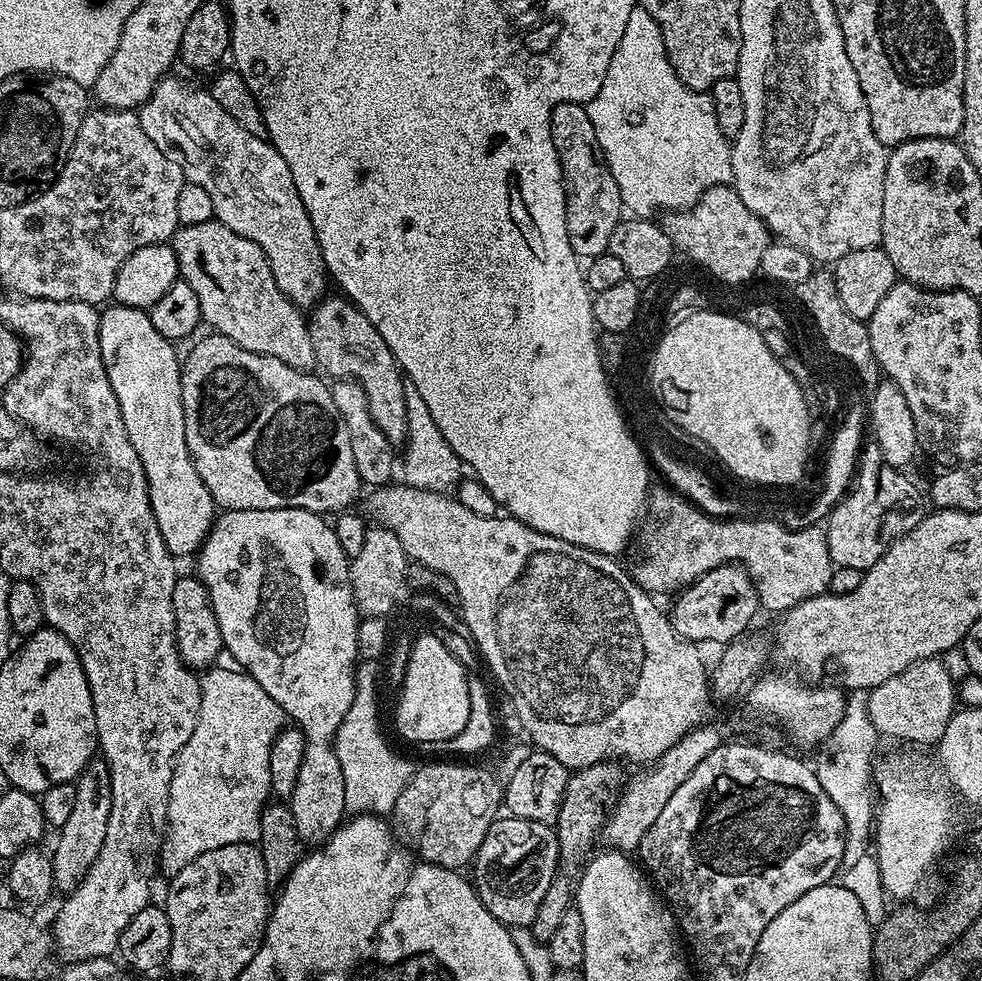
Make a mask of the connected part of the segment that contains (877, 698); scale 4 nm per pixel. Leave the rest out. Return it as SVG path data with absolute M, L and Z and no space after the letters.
M940 658L914 662L914 666L902 670L902 674L886 678L882 686L868 692L870 722L874 722L877 732L881 737L893 736L894 739L905 740L908 744L939 744L942 734L946 734L946 726L952 713L957 708L957 685Z

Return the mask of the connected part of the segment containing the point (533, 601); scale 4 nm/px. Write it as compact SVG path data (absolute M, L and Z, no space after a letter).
M389 482L373 491L376 492L372 496L372 508L376 511L375 523L381 528L388 528L397 536L409 561L417 560L418 563L425 564L430 571L445 576L452 583L452 588L460 599L459 611L464 624L469 628L471 643L480 647L481 654L488 661L489 670L504 687L503 695L508 700L516 696L511 707L539 751L558 758L558 762L562 762L562 766L570 770L619 760L651 762L666 754L666 750L670 750L670 746L674 746L674 742L681 740L691 728L709 723L711 716L708 715L712 712L713 704L710 699L710 672L706 664L704 668L704 660L700 657L701 649L691 640L682 638L678 630L674 630L669 613L665 609L663 612L648 597L649 593L632 579L629 569L623 568L619 559L604 556L601 552L591 552L582 546L574 546L550 534L542 534L507 514L482 517L481 514L468 510L455 495L412 488L405 482L396 483Z

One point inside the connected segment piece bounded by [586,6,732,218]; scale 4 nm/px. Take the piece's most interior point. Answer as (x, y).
(660, 138)

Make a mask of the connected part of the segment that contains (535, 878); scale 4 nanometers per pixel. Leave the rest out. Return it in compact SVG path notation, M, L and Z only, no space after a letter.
M511 814L501 815L492 823L482 846L476 851L476 858L470 865L471 879L482 906L494 914L503 924L513 930L521 930L532 925L534 914L538 914L538 906L542 898L546 898L546 890L550 890L550 882L560 862L558 838L549 825L542 822L530 822Z

